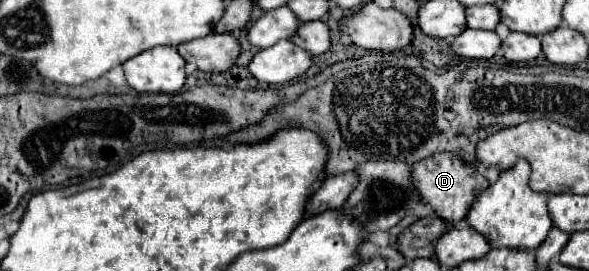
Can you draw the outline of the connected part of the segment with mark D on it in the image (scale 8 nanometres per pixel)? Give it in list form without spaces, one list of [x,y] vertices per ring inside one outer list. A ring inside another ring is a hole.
[[[435,153],[415,163],[411,169],[411,181],[415,183],[415,189],[419,191],[421,201],[425,205],[431,205],[435,215],[449,225],[455,225],[461,219],[465,219],[473,199],[489,187],[489,181],[473,165],[465,165],[453,153]]]

